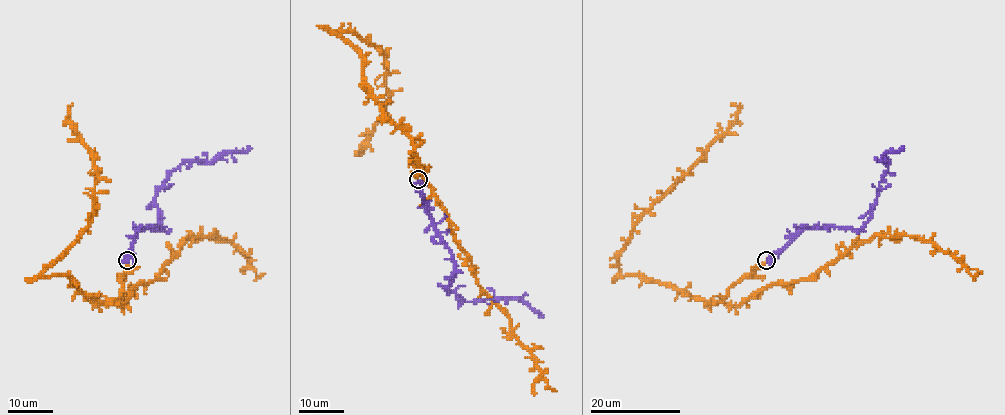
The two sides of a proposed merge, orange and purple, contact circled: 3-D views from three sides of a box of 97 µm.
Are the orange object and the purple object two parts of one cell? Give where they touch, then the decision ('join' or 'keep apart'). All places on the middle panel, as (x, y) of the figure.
place (418, 179); join

